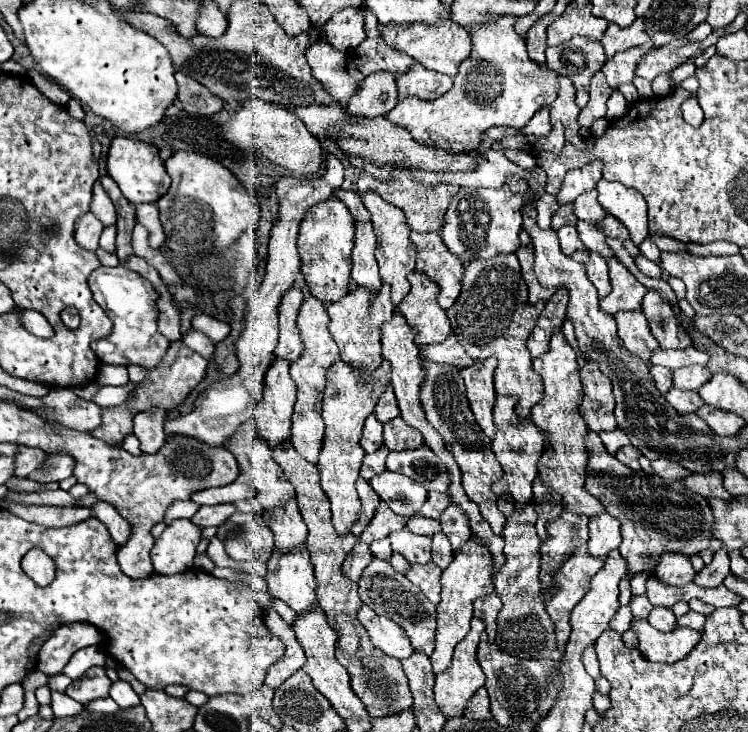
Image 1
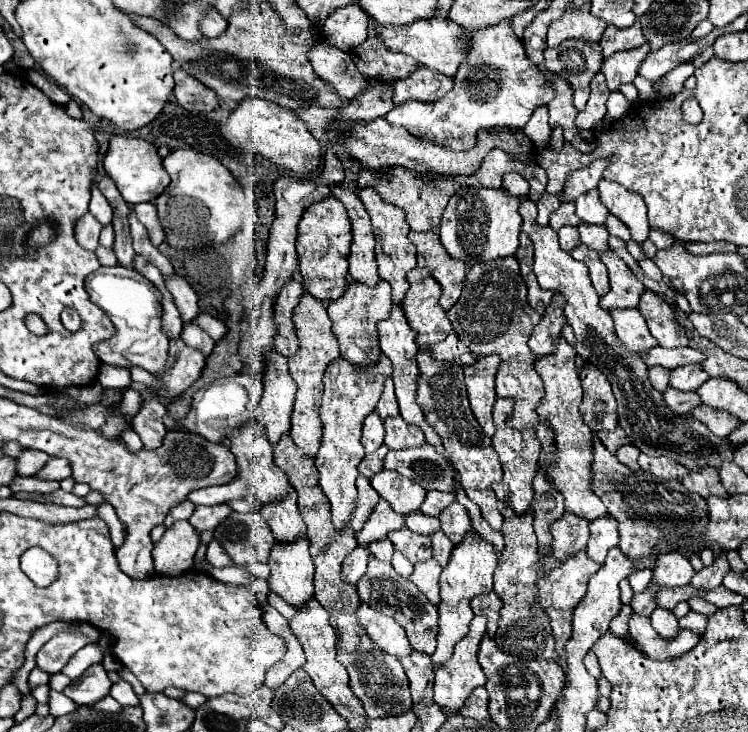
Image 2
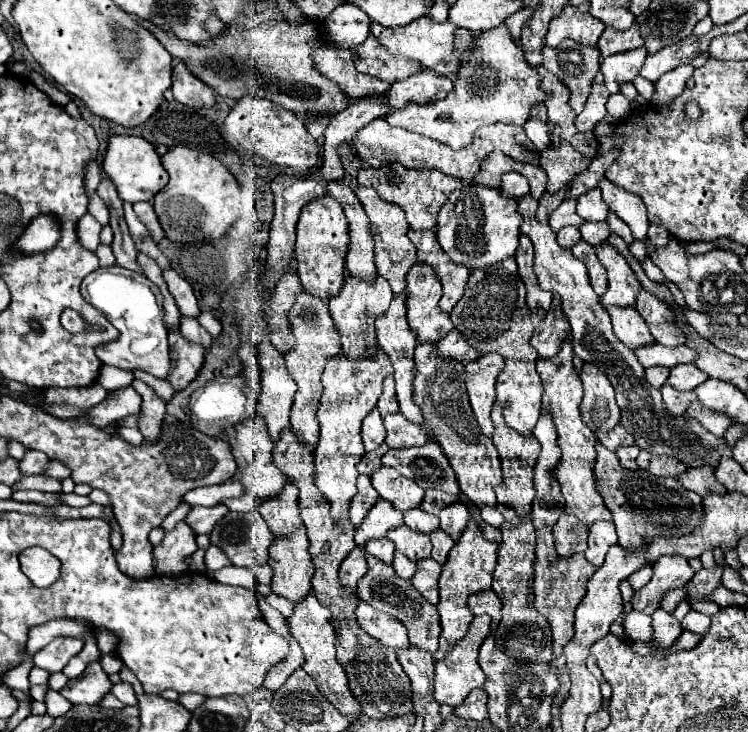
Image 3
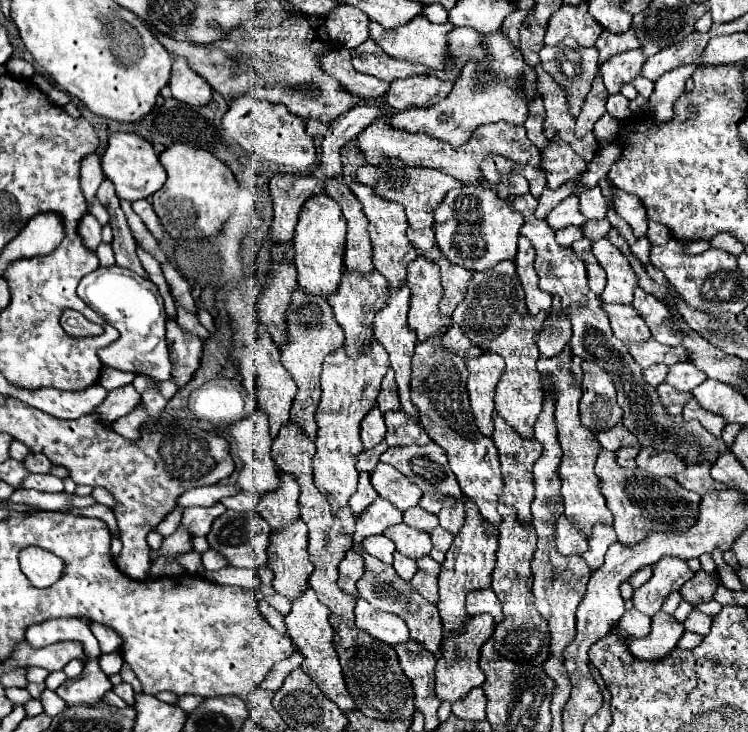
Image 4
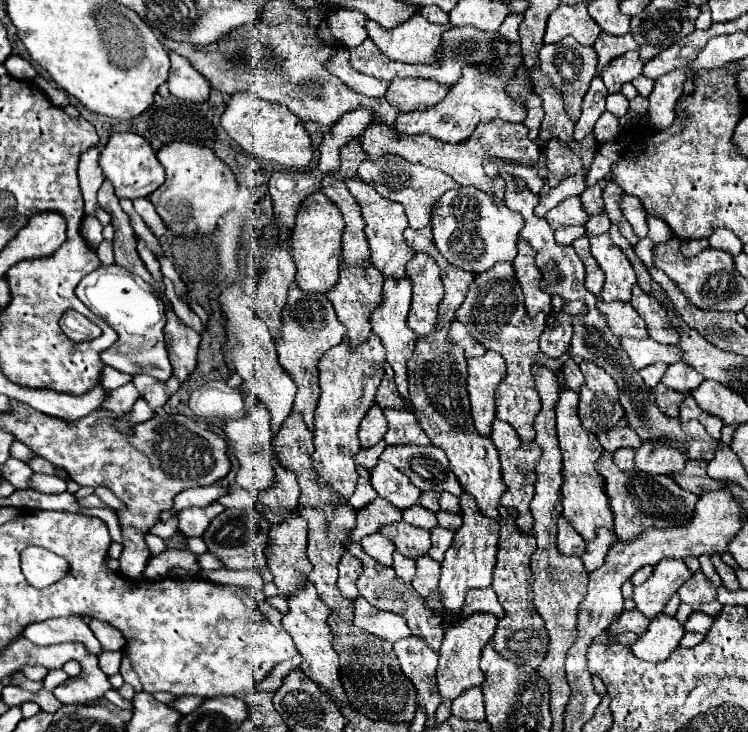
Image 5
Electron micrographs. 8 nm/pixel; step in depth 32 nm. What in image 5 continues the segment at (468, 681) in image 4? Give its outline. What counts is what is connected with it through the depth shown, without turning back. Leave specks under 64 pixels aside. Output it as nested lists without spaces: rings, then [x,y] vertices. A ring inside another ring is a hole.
[[[472,614],[464,618],[462,622],[454,624],[454,628],[444,628],[444,642],[440,648],[440,660],[436,668],[436,680],[438,680],[438,694],[442,700],[456,700],[460,694],[464,694],[468,688],[480,686],[484,682],[484,674],[478,666],[482,648],[492,640],[496,630],[498,618],[490,614]]]

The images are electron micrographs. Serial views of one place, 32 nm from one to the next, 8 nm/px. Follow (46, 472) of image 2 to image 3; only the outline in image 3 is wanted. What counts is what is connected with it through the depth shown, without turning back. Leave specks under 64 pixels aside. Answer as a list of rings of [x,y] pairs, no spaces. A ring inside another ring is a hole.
[[[50,460],[48,466],[46,466],[46,470],[42,474],[58,478],[58,480],[64,480],[64,478],[70,476],[70,468],[64,462],[60,462],[60,460]]]

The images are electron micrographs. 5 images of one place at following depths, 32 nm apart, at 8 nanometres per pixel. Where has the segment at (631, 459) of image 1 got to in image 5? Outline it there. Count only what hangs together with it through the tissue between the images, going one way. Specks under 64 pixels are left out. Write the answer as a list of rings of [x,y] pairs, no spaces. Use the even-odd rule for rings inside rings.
[[[620,448],[614,452],[614,462],[618,464],[618,468],[632,470],[634,468],[634,454],[636,454],[634,448]]]

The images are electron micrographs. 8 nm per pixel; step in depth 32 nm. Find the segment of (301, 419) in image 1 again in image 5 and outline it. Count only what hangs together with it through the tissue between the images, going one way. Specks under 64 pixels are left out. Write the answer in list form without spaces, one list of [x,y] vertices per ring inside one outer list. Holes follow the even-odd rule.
[[[290,288],[288,292],[288,304],[282,312],[282,336],[276,342],[280,364],[286,368],[286,372],[292,376],[292,380],[298,386],[298,394],[292,406],[292,412],[302,414],[308,430],[314,432],[314,410],[320,396],[318,386],[318,360],[334,346],[338,346],[344,338],[346,330],[342,324],[338,324],[338,318],[334,316],[334,308],[330,308],[330,300],[324,294],[314,292],[302,292],[300,288]]]

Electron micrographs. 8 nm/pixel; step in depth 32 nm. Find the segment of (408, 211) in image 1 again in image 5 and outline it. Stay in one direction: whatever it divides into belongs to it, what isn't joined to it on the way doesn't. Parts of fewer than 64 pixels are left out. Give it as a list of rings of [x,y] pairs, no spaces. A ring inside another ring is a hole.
[[[382,156],[376,162],[372,162],[372,160],[362,162],[360,168],[358,168],[358,178],[366,184],[374,184],[374,188],[380,196],[384,196],[392,202],[400,202],[406,208],[410,228],[428,226],[430,216],[432,216],[432,208],[440,200],[440,196],[446,190],[452,190],[452,188],[460,186],[452,176],[448,176],[444,172],[438,172],[434,168],[426,168],[422,164],[406,164],[406,160],[402,160],[400,156],[398,158],[396,156]]]

